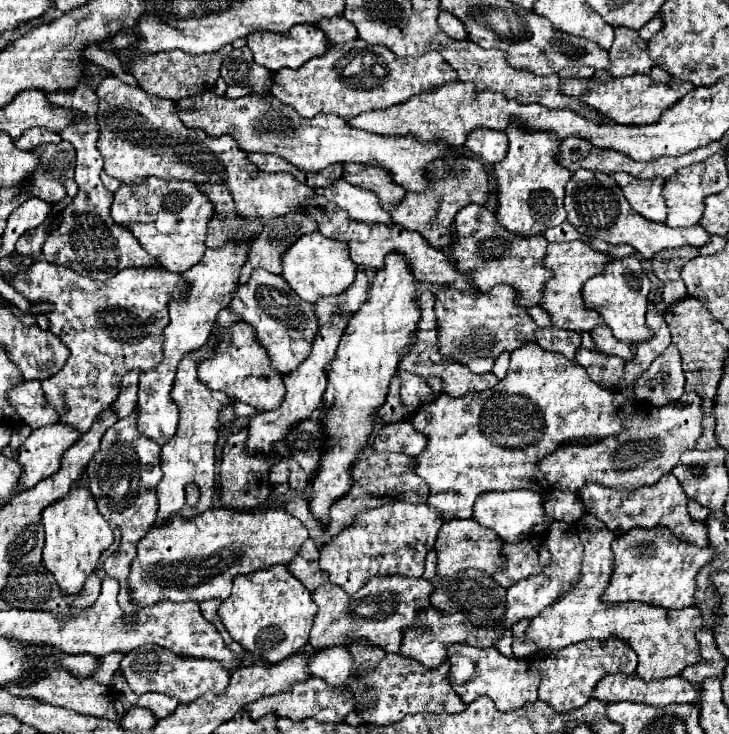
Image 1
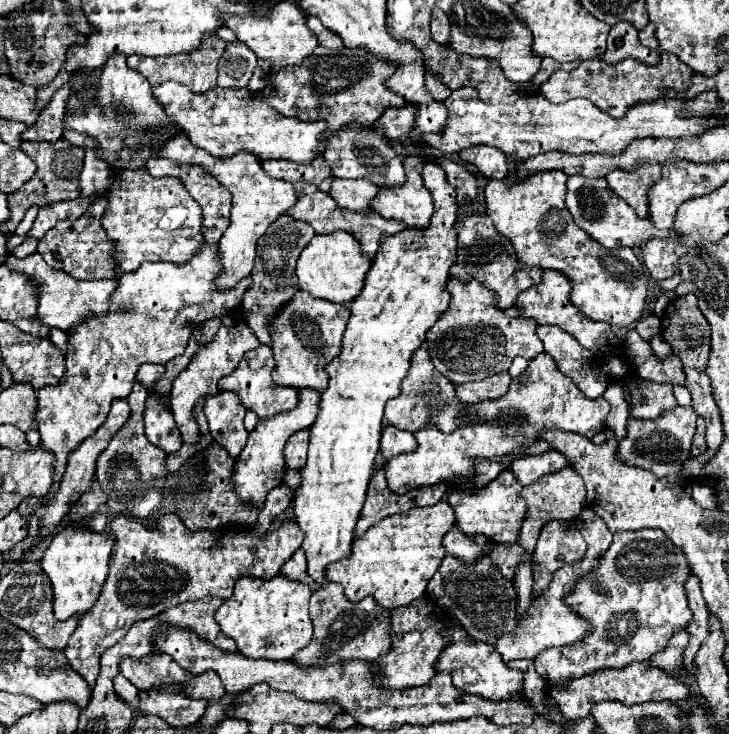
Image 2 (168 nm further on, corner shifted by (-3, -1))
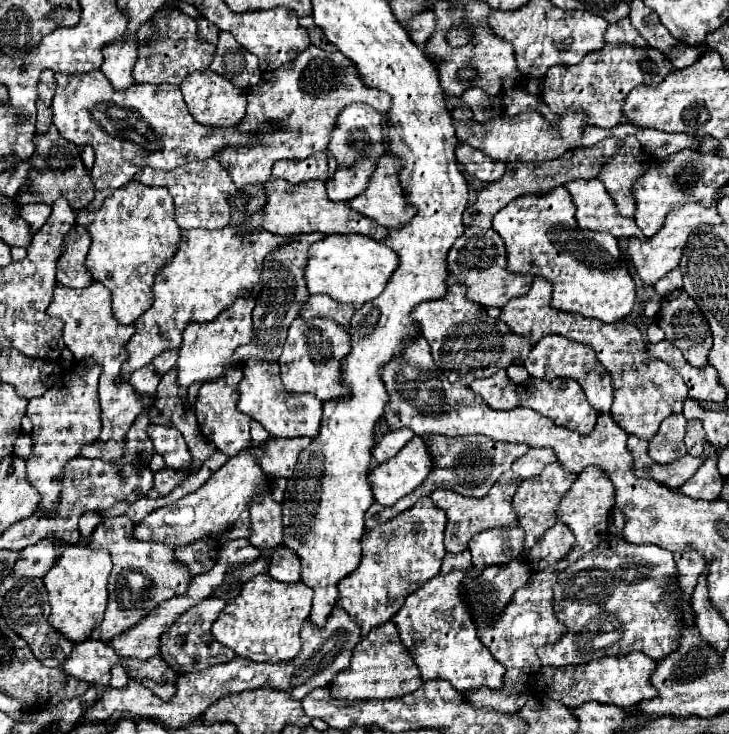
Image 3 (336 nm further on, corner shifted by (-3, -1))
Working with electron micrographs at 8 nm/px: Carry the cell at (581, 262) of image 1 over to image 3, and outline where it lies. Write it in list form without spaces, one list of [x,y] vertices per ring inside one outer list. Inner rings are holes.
[[[535,277],[529,293],[523,297],[511,299],[501,309],[499,319],[509,329],[513,329],[513,333],[527,337],[531,345],[535,345],[541,337],[555,333],[555,335],[563,335],[567,339],[593,347],[597,353],[597,359],[613,377],[615,401],[611,407],[611,415],[615,423],[623,427],[629,435],[651,439],[665,417],[683,411],[683,403],[687,399],[685,381],[667,363],[655,357],[647,357],[647,341],[633,323],[617,321],[607,325],[599,319],[587,319],[583,315],[557,311],[551,307],[551,291],[553,287],[549,281],[545,281],[543,277]]]

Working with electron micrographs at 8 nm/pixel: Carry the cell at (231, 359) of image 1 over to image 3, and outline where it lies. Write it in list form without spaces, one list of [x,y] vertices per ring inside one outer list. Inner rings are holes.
[[[251,359],[243,365],[245,377],[239,383],[237,407],[251,419],[259,421],[271,437],[315,437],[319,435],[323,405],[311,395],[293,395],[283,389],[278,363],[267,363]]]

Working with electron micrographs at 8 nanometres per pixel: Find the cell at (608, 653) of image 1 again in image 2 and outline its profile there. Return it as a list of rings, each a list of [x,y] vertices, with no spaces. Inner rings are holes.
[[[641,529],[641,531],[625,531],[625,533],[615,533],[611,547],[605,551],[601,557],[599,567],[583,577],[573,593],[565,597],[565,603],[577,611],[581,617],[589,619],[593,625],[591,635],[587,635],[583,641],[569,645],[569,647],[551,647],[541,651],[535,657],[535,671],[555,687],[565,685],[571,679],[595,673],[599,669],[623,669],[633,661],[647,661],[651,655],[659,653],[671,633],[683,625],[687,625],[693,617],[689,605],[687,605],[687,591],[685,591],[685,581],[691,575],[691,567],[687,565],[685,553],[675,547],[661,529]]]

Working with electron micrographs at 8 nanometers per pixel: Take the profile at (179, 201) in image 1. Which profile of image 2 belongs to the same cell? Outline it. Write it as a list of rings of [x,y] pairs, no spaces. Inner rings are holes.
[[[143,169],[121,171],[117,173],[113,187],[107,191],[107,197],[109,207],[101,219],[101,225],[117,245],[117,275],[135,271],[143,261],[171,261],[185,265],[187,261],[191,261],[191,257],[199,255],[199,249],[205,243],[205,237],[201,233],[203,213],[199,209],[199,203],[187,193],[185,185],[177,177],[151,177]]]

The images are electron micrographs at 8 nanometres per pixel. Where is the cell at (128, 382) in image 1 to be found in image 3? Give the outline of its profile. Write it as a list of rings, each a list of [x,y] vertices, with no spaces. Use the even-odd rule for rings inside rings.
[[[171,349],[171,351],[161,353],[159,357],[155,357],[155,359],[151,361],[151,365],[153,365],[161,375],[163,375],[163,373],[167,373],[169,369],[173,369],[173,367],[175,367],[177,357],[179,357],[179,349]]]

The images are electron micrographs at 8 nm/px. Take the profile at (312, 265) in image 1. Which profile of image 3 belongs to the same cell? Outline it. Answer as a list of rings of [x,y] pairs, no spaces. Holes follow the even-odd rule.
[[[327,235],[309,249],[307,263],[307,287],[311,295],[323,293],[339,303],[353,303],[355,307],[379,297],[395,269],[399,257],[383,243],[377,243],[365,235]]]

